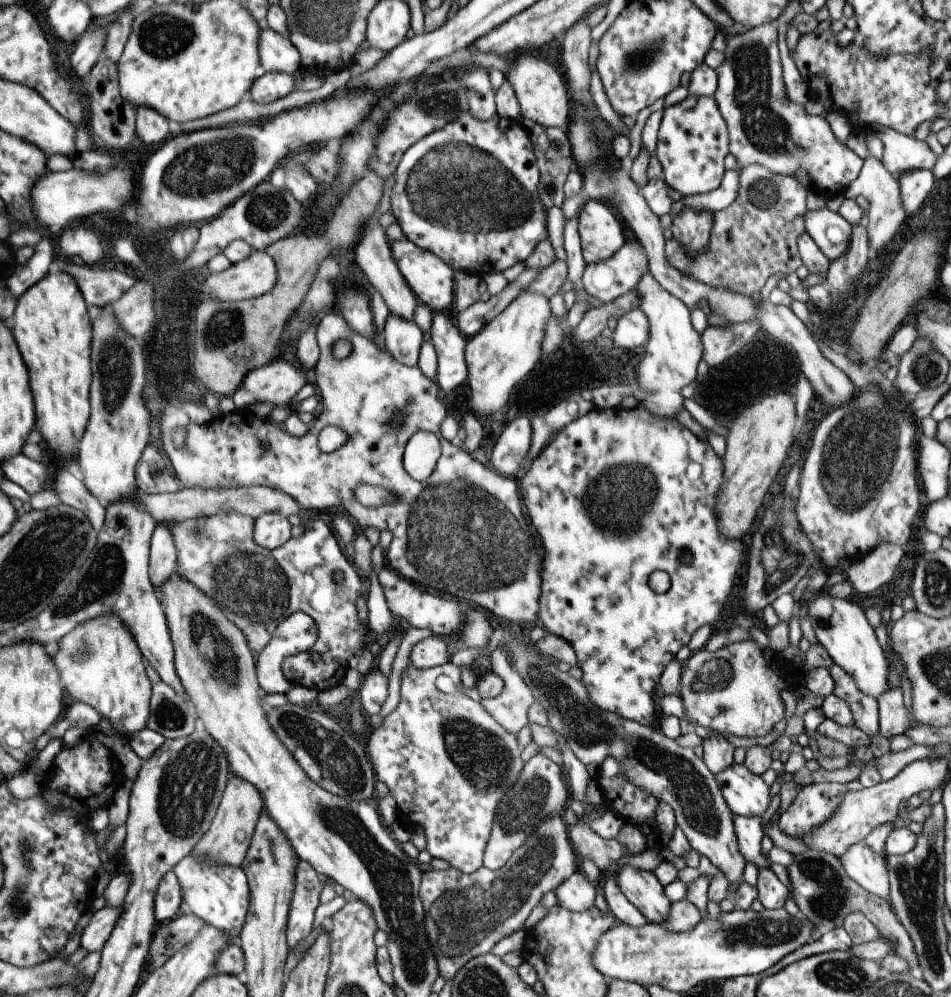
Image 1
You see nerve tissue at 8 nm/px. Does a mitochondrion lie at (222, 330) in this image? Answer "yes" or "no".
yes

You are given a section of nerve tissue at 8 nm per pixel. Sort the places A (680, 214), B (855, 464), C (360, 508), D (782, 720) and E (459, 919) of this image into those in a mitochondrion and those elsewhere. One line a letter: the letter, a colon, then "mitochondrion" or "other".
A: other
B: mitochondrion
C: other
D: other
E: mitochondrion

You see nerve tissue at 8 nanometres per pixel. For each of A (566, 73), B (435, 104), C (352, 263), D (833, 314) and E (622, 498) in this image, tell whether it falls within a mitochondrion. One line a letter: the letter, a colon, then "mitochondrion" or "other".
A: other
B: mitochondrion
C: other
D: other
E: mitochondrion

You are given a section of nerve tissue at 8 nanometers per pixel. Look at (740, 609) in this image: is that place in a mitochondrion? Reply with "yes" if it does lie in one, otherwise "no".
no

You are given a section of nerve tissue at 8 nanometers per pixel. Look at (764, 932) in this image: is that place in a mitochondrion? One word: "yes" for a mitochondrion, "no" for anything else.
yes

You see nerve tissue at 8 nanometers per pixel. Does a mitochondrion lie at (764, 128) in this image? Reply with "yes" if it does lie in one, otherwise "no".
yes

